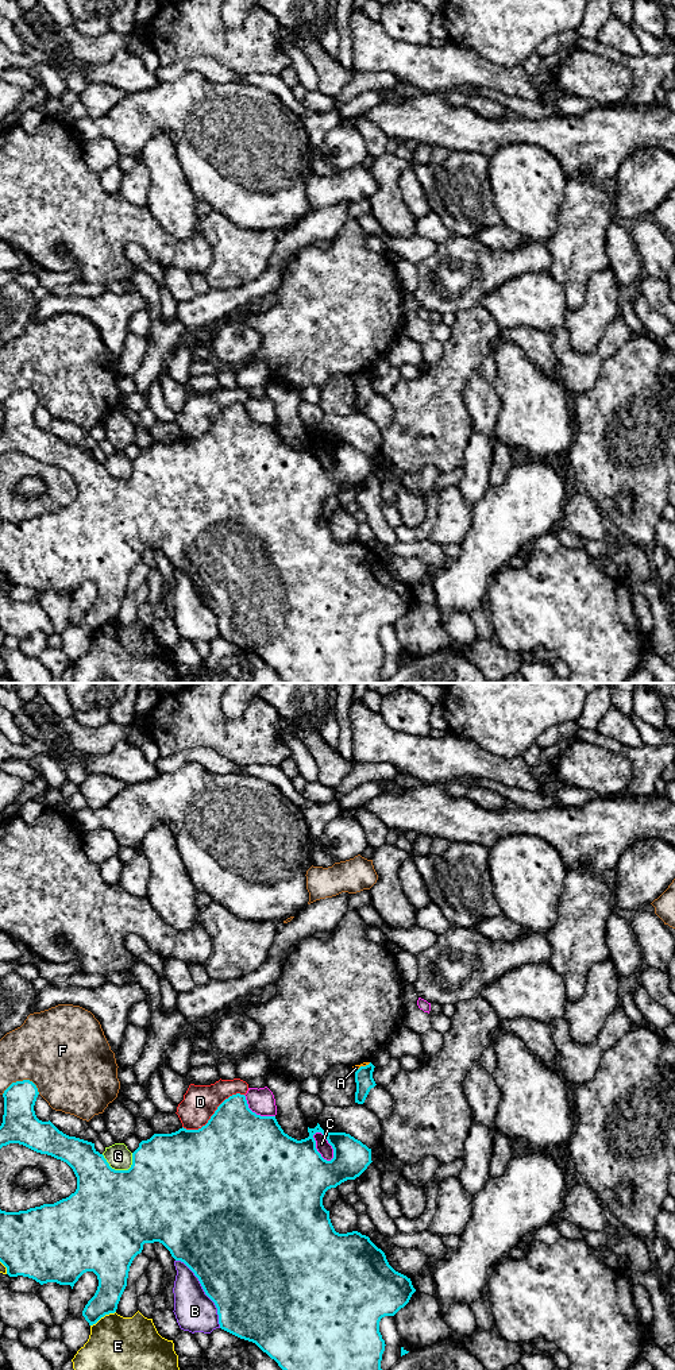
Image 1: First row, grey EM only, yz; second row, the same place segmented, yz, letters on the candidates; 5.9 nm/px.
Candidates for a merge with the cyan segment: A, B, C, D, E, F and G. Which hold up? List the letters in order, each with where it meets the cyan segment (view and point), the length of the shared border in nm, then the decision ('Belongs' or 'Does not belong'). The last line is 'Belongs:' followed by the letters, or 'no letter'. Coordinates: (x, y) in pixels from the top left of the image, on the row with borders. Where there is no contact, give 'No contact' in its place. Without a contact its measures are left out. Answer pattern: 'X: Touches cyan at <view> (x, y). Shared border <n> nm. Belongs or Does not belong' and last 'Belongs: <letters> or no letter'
A: Touches cyan at yz (362, 1066). Shared border 120 nm. Does not belong
B: Touches cyan at yz (204, 1291). Shared border 480 nm. Does not belong
C: Touches cyan at yz (315, 1147). Shared border 200 nm. Does not belong
D: Touches cyan at yz (213, 1114). Shared border 420 nm. Does not belong
E: Touches cyan at yz (103, 1316). Shared border 180 nm. Does not belong
F: Touches cyan at yz (23, 1080). Shared border 240 nm. Does not belong
G: Touches cyan at yz (116, 1170). Shared border 200 nm. Does not belong
Belongs: no letter

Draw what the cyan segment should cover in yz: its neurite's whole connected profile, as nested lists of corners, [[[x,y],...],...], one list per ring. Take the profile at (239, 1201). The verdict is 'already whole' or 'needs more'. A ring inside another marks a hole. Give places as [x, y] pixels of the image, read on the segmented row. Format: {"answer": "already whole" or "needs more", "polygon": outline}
{"answer": "already whole", "polygon": [[[30,1080],[12,1083],[3,1093],[4,1115],[0,1126],[0,1149],[9,1143],[23,1145],[36,1153],[51,1155],[66,1162],[77,1177],[77,1189],[69,1197],[54,1204],[43,1204],[19,1212],[0,1209],[0,1262],[7,1267],[9,1277],[28,1277],[40,1285],[57,1282],[70,1285],[72,1289],[78,1278],[93,1271],[97,1276],[99,1286],[94,1296],[88,1301],[82,1316],[89,1325],[96,1324],[101,1317],[115,1313],[120,1297],[127,1286],[130,1266],[134,1258],[142,1253],[144,1243],[162,1243],[176,1261],[184,1262],[198,1278],[205,1294],[215,1303],[219,1315],[220,1328],[248,1342],[255,1343],[263,1352],[274,1359],[282,1370],[382,1370],[381,1361],[385,1351],[385,1340],[379,1332],[379,1321],[385,1316],[394,1316],[404,1308],[416,1289],[410,1278],[396,1271],[387,1262],[385,1253],[378,1249],[369,1236],[358,1231],[339,1234],[335,1231],[329,1211],[323,1205],[323,1197],[331,1188],[336,1188],[347,1180],[359,1177],[371,1161],[371,1149],[346,1132],[327,1132],[320,1124],[308,1127],[309,1136],[297,1141],[284,1132],[275,1116],[261,1116],[248,1108],[244,1095],[236,1093],[225,1099],[211,1116],[208,1123],[198,1130],[180,1128],[171,1134],[154,1134],[150,1139],[142,1141],[132,1153],[132,1165],[128,1170],[115,1170],[109,1166],[103,1154],[94,1149],[94,1143],[69,1136],[59,1131],[50,1120],[42,1122],[36,1118],[34,1105],[39,1092]],[[321,1132],[327,1136],[333,1149],[333,1158],[327,1161],[316,1149],[313,1135]]]}

